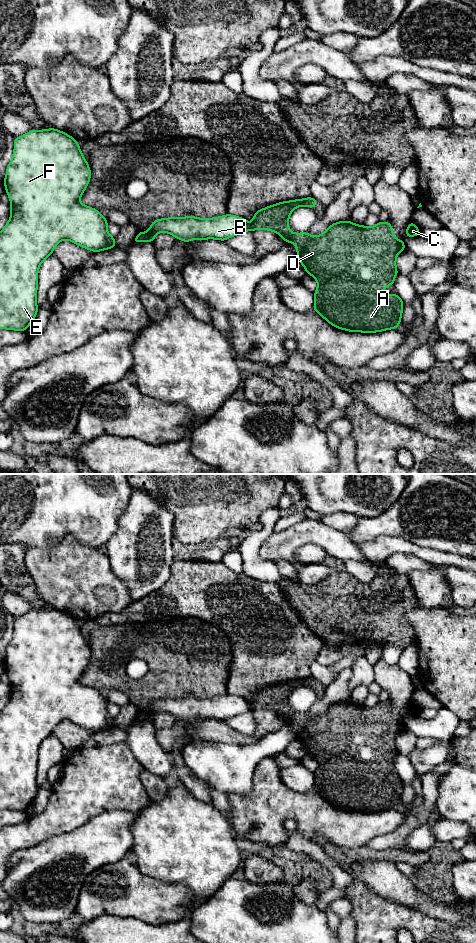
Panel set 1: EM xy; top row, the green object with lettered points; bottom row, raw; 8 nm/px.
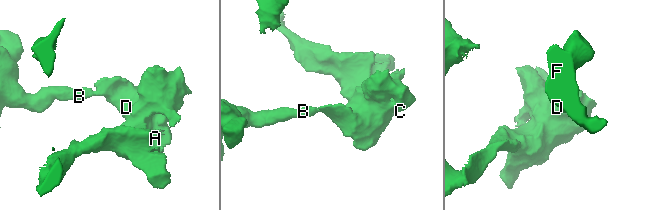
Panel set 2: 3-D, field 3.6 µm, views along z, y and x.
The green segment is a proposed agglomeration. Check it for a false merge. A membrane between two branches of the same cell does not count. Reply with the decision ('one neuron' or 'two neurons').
two neurons

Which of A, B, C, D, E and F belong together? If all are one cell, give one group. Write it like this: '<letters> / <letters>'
A C D / B E F

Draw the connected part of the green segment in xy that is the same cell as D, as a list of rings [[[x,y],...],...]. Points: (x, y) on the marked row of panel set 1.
[[[313,197],[280,202],[260,209],[253,215],[253,221],[249,223],[250,230],[269,230],[279,234],[286,243],[292,242],[297,248],[297,259],[305,268],[307,274],[314,277],[318,287],[314,292],[314,308],[332,326],[351,332],[374,333],[388,329],[396,329],[403,312],[403,301],[398,294],[380,294],[378,291],[386,289],[394,284],[398,275],[396,268],[397,255],[405,248],[403,240],[398,240],[393,235],[393,227],[390,222],[378,222],[373,227],[357,225],[351,221],[333,223],[318,236],[311,236],[308,232],[292,233],[288,220],[292,211],[300,206],[308,206],[312,209],[318,203]]]

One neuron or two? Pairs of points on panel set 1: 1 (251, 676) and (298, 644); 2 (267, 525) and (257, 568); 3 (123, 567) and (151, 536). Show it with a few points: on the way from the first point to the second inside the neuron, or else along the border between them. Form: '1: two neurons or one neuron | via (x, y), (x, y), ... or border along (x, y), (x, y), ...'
1: one neuron | via (263, 664), (271, 656), (283, 655), (286, 652)
2: one neuron | via (257, 536), (253, 540), (253, 557)
3: one neuron | via (131, 559), (141, 549), (143, 544)

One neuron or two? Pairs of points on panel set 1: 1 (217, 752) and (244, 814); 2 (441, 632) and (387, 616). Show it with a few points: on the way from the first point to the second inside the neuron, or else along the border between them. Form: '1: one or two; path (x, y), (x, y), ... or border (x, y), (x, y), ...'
1: two; border (253, 778), (253, 788), (247, 794), (227, 795)
2: two; border (418, 606), (404, 615), (414, 643)

